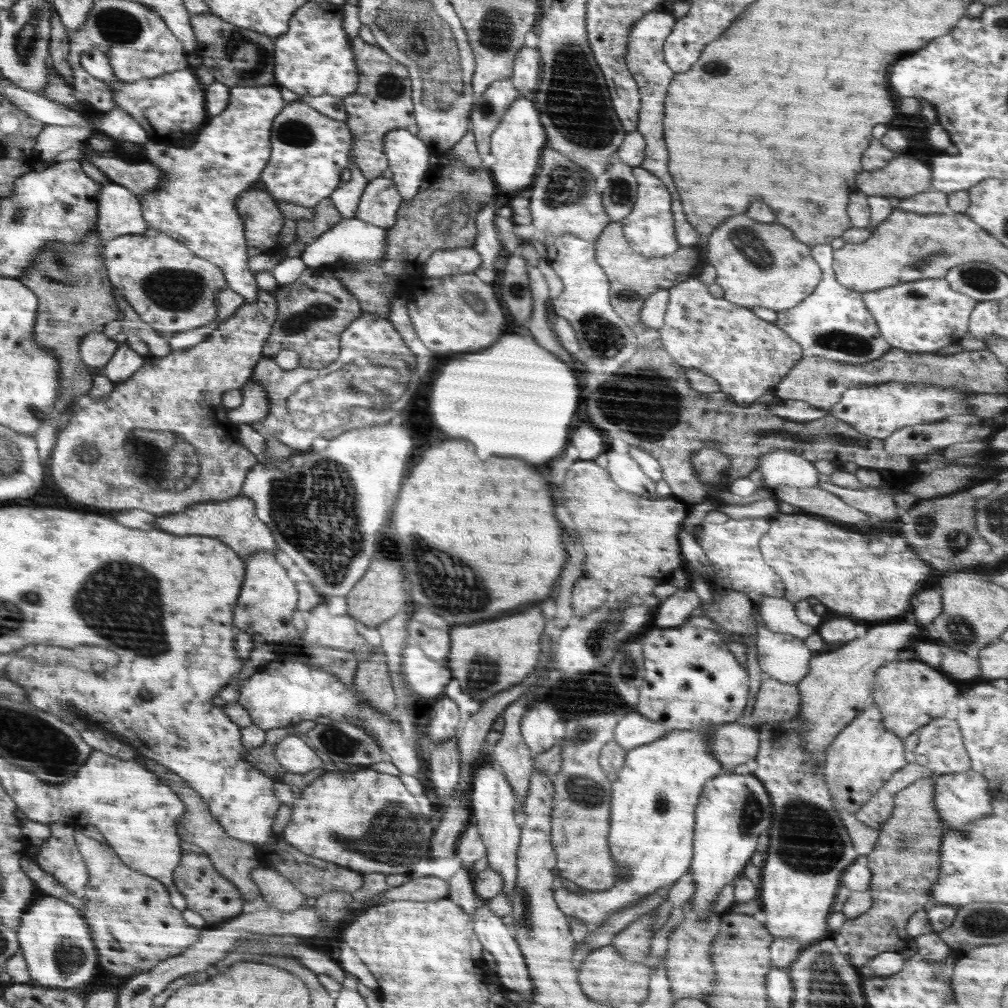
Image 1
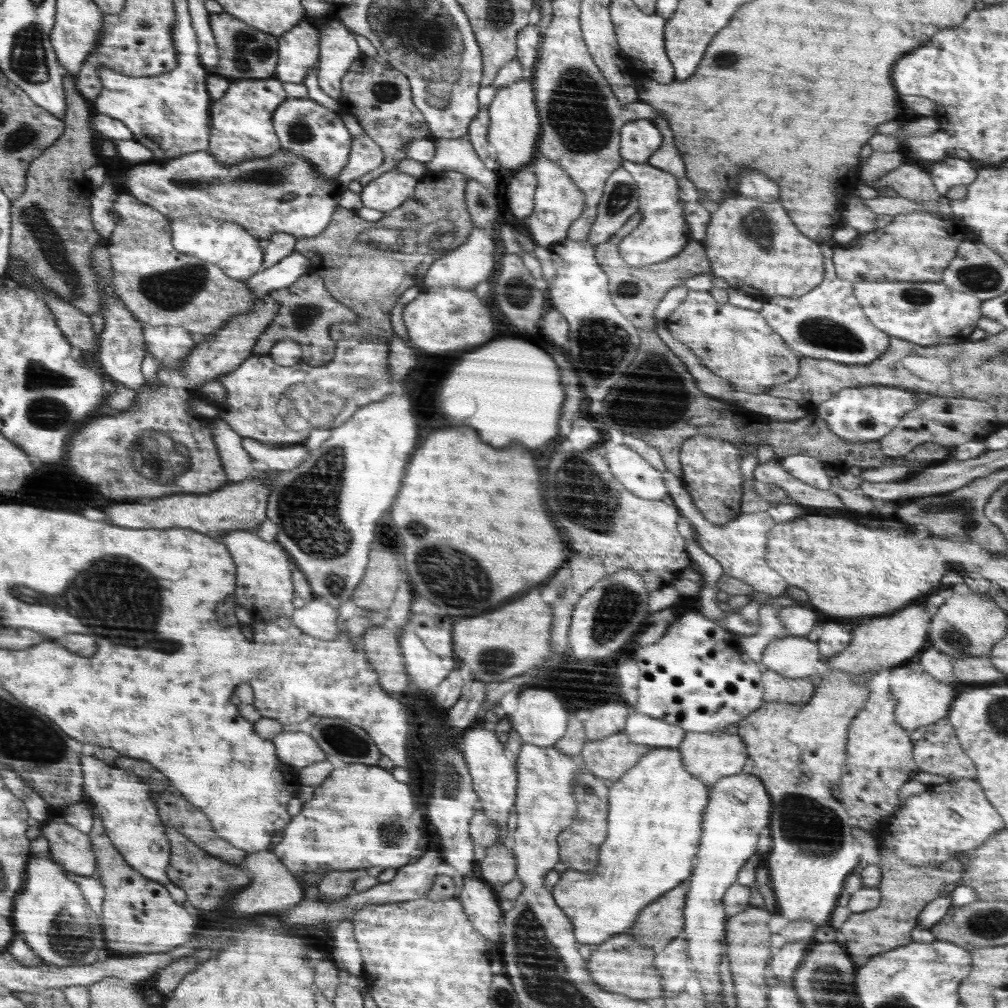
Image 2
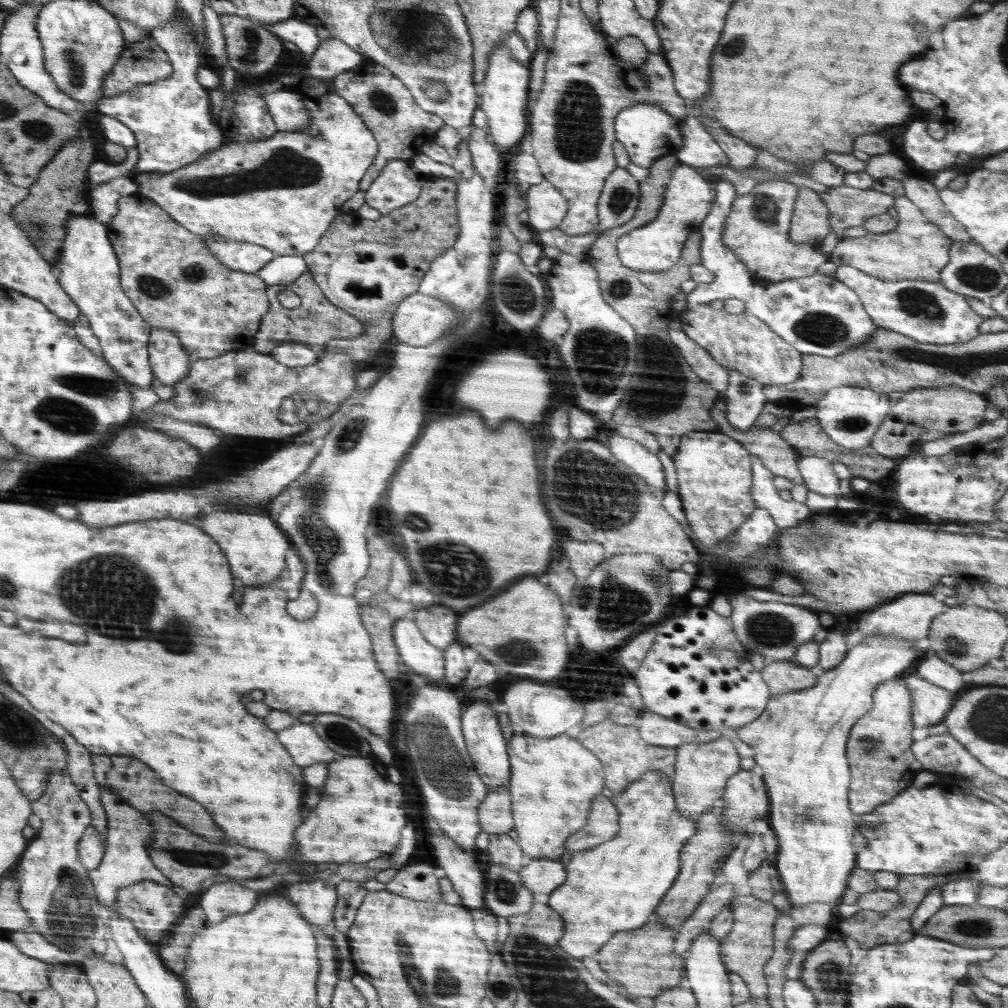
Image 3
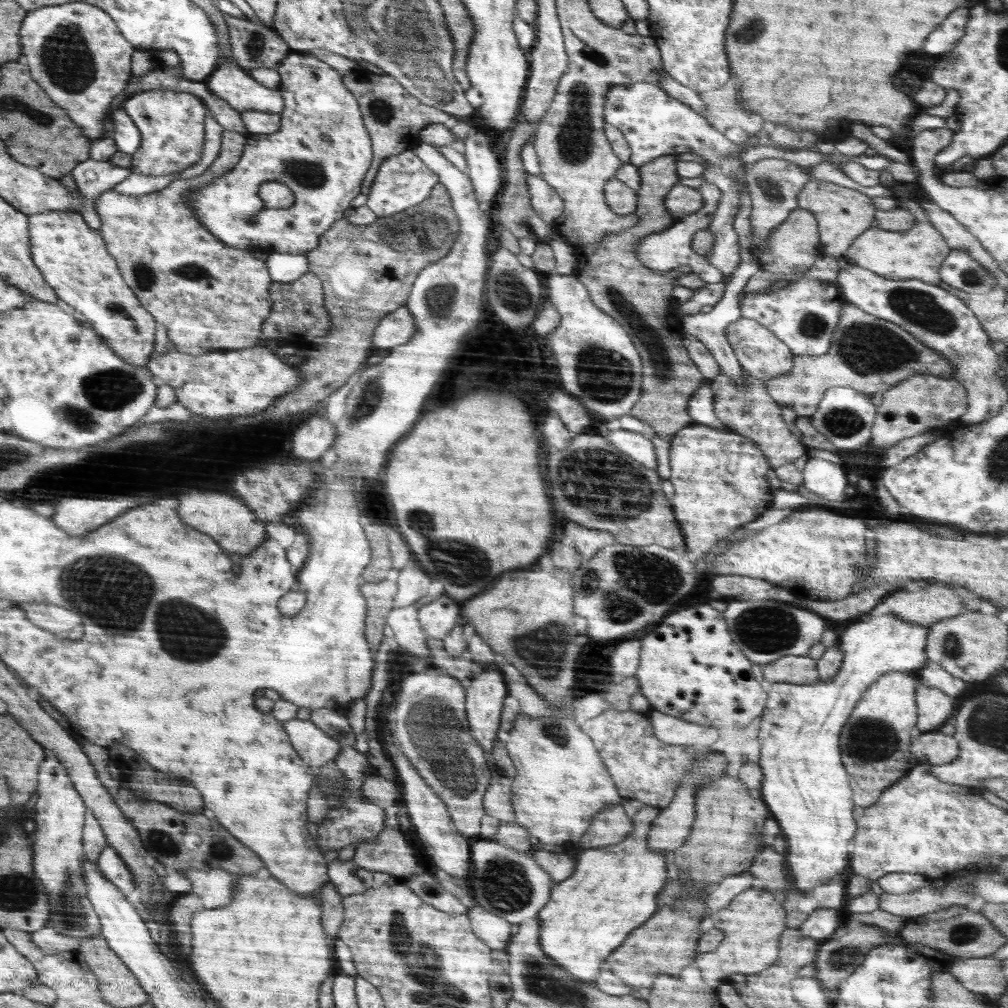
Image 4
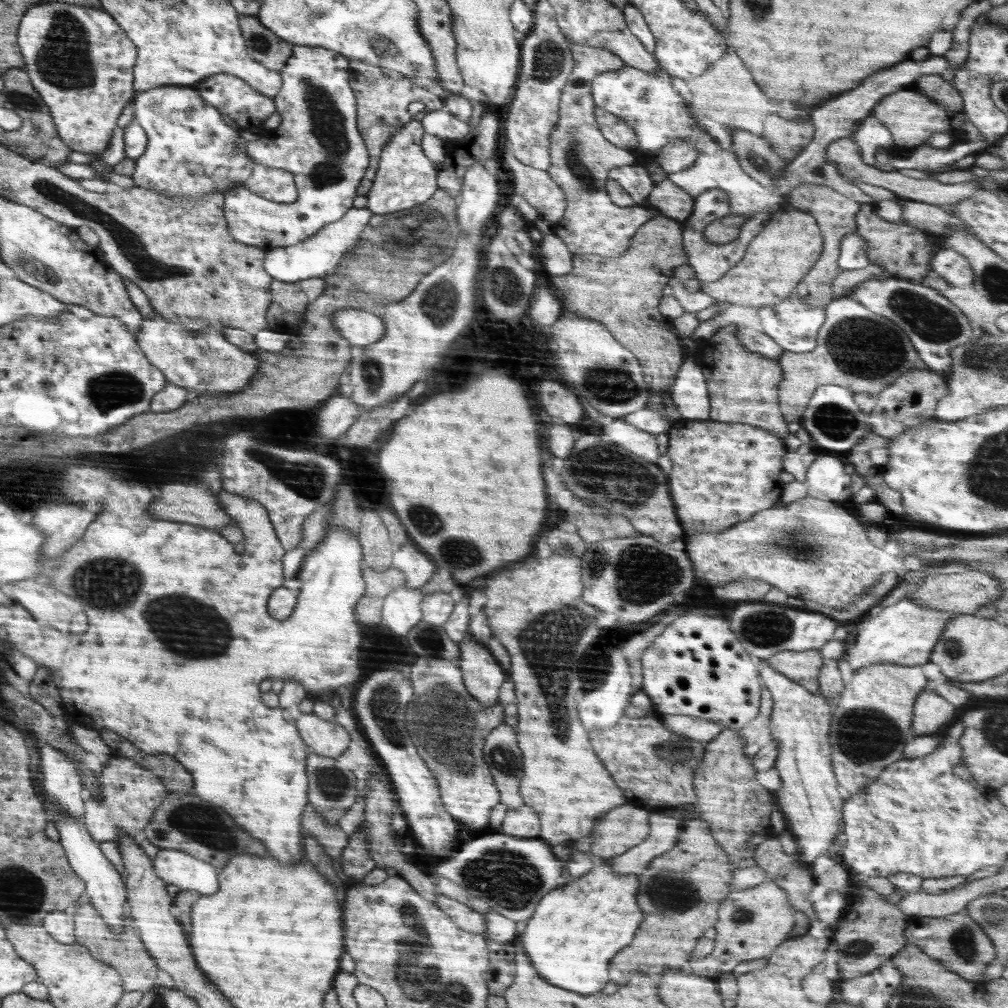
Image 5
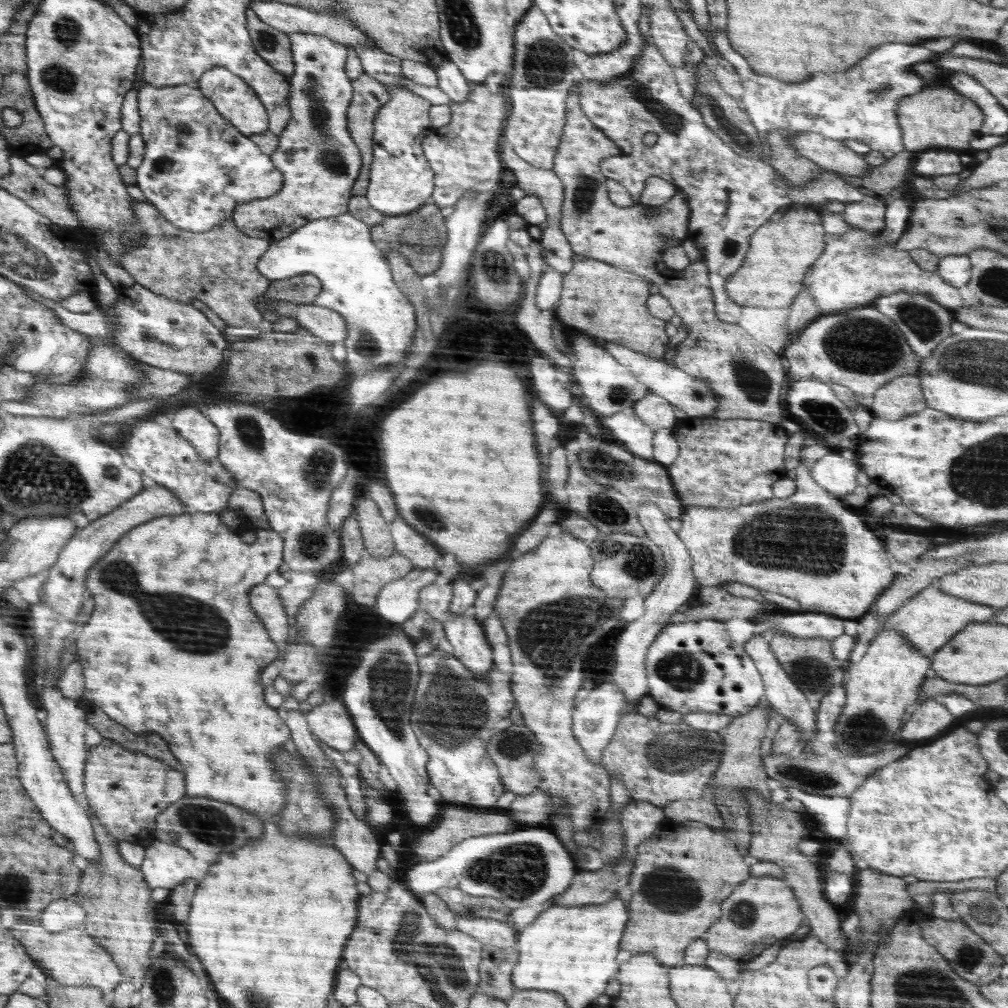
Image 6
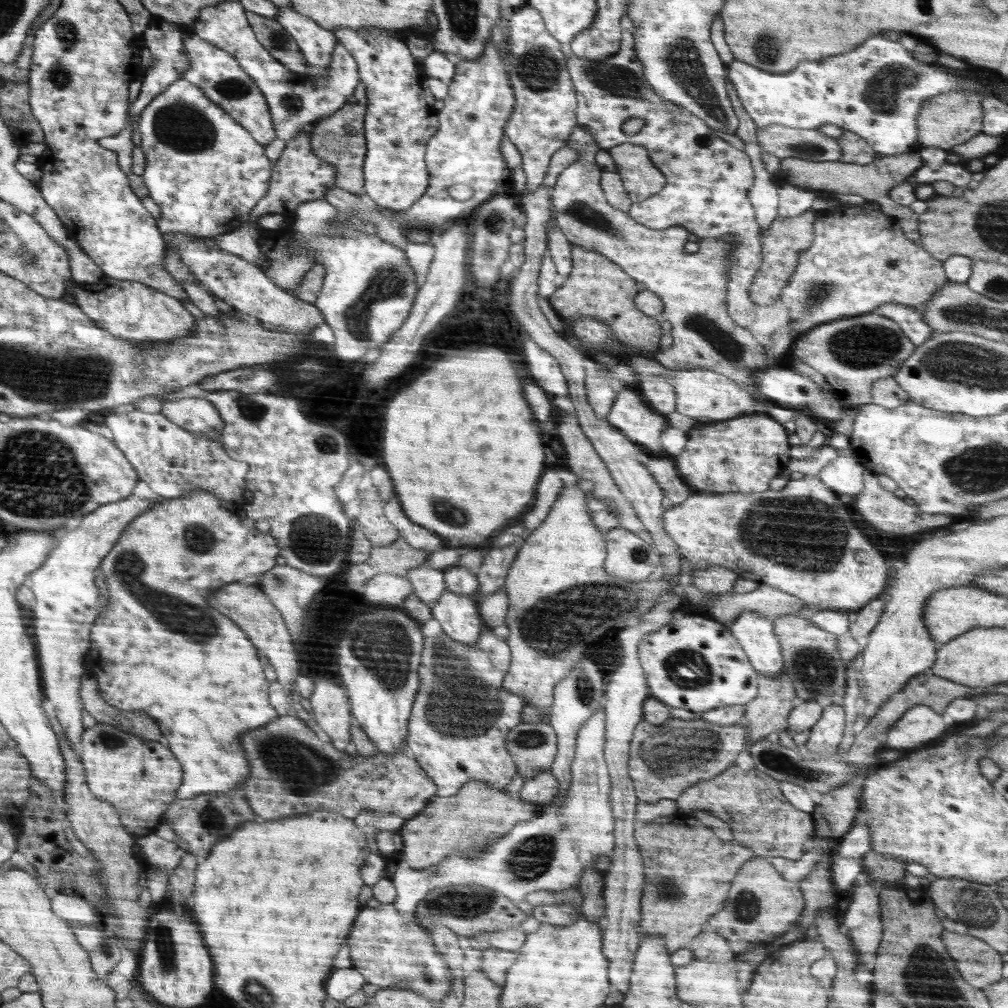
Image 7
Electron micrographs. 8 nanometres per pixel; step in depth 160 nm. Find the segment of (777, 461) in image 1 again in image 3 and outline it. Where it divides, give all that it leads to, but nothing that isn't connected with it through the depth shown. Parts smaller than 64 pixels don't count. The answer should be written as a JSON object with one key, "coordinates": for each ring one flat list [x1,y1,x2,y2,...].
{"coordinates":[[800,456,797,465,808,490,822,496,835,497,840,494,840,480,832,469,831,460,819,456]]}

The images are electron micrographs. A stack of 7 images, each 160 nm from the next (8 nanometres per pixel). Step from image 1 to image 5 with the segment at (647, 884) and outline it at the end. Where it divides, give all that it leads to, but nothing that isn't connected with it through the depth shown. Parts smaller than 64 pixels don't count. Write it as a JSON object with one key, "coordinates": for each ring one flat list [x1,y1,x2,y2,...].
{"coordinates":[[600,857,590,872,545,895,516,941,523,947,534,970,546,982,578,994,600,992,608,982,608,968,612,956,630,944,642,922,644,913,637,903,639,888,638,874,617,874,609,866,609,859]]}

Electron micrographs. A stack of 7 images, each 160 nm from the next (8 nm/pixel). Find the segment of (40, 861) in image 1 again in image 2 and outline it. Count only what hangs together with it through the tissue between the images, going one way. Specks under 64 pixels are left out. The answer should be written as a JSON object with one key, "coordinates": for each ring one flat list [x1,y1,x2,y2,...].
{"coordinates":[[58,820,47,822,42,832,44,837,49,842,49,852,53,859,57,861,62,868,65,868,69,873,74,874,74,877,92,876,97,872,97,856,94,854,93,844,90,836,76,830,71,825,65,824]]}

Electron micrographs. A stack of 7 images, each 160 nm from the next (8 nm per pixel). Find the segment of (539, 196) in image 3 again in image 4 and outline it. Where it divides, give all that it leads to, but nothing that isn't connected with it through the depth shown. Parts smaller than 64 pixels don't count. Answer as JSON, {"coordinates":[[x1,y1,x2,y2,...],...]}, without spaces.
{"coordinates":[[527,176,528,194,534,212,547,223,555,223,563,211,562,197,541,176]]}

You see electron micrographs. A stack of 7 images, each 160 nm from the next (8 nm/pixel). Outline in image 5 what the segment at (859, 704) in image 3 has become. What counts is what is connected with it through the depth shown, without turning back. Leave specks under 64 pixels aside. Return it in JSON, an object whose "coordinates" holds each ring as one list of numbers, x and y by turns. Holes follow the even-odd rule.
{"coordinates":[[907,596,894,605,884,607,877,616,866,615,868,620,856,624,854,630,849,630,844,640,844,660,848,660,848,664,852,666,853,674,859,668,869,667,874,663,894,663,902,666,926,664,943,627,956,615,958,614,919,605],[766,660,761,661,765,665,760,668,758,675,771,692,773,709,770,732,779,750,774,768,779,772,781,788,771,795,797,840,797,860,811,867,821,852,829,852,836,844,836,836,843,831,840,825,844,824,842,807,845,799,837,790,838,781,832,765,829,741,831,716,836,703,824,698,820,691,812,693,806,690,775,671]]}

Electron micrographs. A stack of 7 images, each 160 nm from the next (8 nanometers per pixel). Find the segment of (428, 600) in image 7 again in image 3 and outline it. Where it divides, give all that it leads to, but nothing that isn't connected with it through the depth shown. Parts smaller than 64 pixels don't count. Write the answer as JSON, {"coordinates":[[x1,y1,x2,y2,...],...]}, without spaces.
{"coordinates":[[430,605,430,608,426,607,424,610,416,610,413,614,410,614,413,621,418,624,419,631,422,632,422,636,434,646,440,650,448,648,454,640,457,640,456,636,456,612,452,612,450,608,446,606,434,606]]}

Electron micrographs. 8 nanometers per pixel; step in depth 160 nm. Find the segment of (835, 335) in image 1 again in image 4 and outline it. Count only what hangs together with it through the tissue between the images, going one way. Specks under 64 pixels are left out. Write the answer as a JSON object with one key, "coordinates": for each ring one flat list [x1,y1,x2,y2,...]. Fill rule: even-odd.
{"coordinates":[[647,82,620,85,612,87,607,92,603,112,605,122,622,131,631,150,629,161,639,168,648,164,651,160,661,156,692,153,701,156,705,162,702,176,695,178,681,178,682,185,699,189,701,184,709,182,719,188,719,203,715,209,712,222,708,229,714,237,714,246,711,250,704,252,707,262,714,265,724,277,724,281,715,284,704,284,702,289,694,291,692,298,686,303,680,303,678,312,681,318,684,316,696,316,701,313,703,306,714,307,723,298,726,284,730,281,732,272,740,264,740,247,738,246,738,235,733,229,735,215,738,214,741,205,741,184,743,180,739,177,745,166,739,159,740,153,745,148,760,145,772,145,764,130,751,134,748,143,735,144,718,132,709,120,705,119,699,112,693,111,692,107,681,103,679,100,668,96,664,90,655,84],[806,280,792,281,779,292,770,292,770,304,764,304,764,294,751,292,744,297,746,318,765,326,794,355,822,356,829,352,834,329,840,322,842,306,846,304,842,290,832,282]]}

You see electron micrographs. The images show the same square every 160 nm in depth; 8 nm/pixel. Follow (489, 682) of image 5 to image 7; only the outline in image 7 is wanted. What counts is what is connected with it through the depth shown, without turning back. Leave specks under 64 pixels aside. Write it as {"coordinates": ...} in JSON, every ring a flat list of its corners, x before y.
{"coordinates":[[447,588,431,606,431,613,444,633,469,647,475,645,484,626,475,597,457,595]]}

